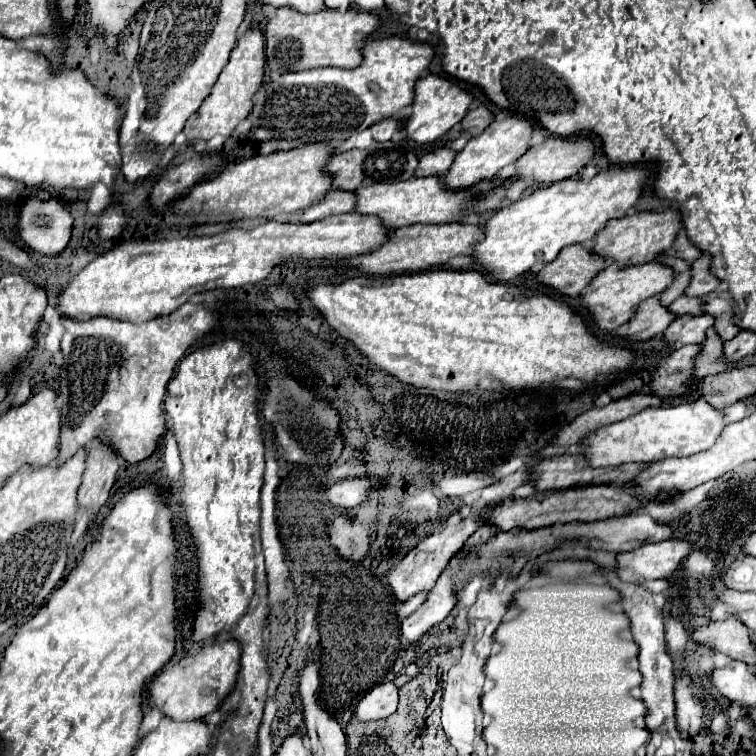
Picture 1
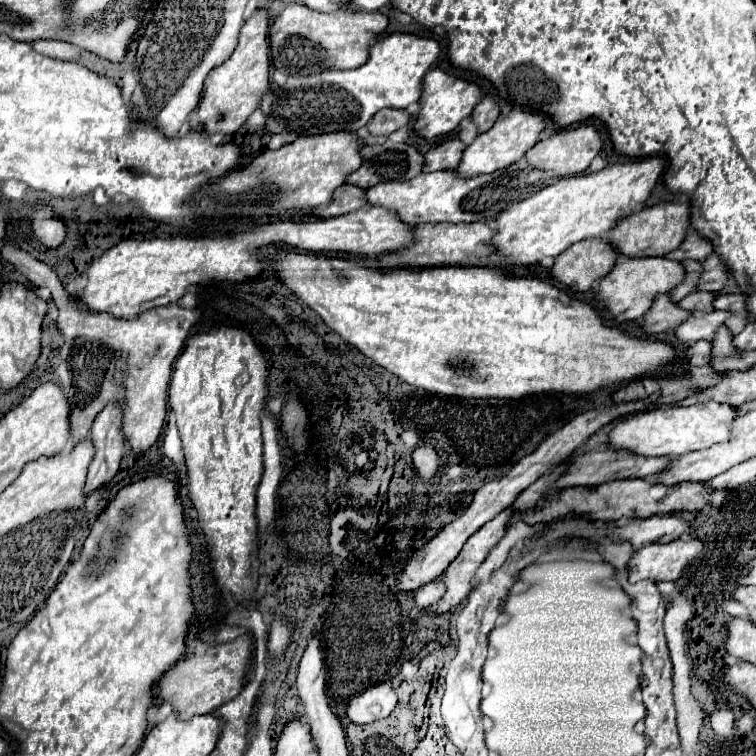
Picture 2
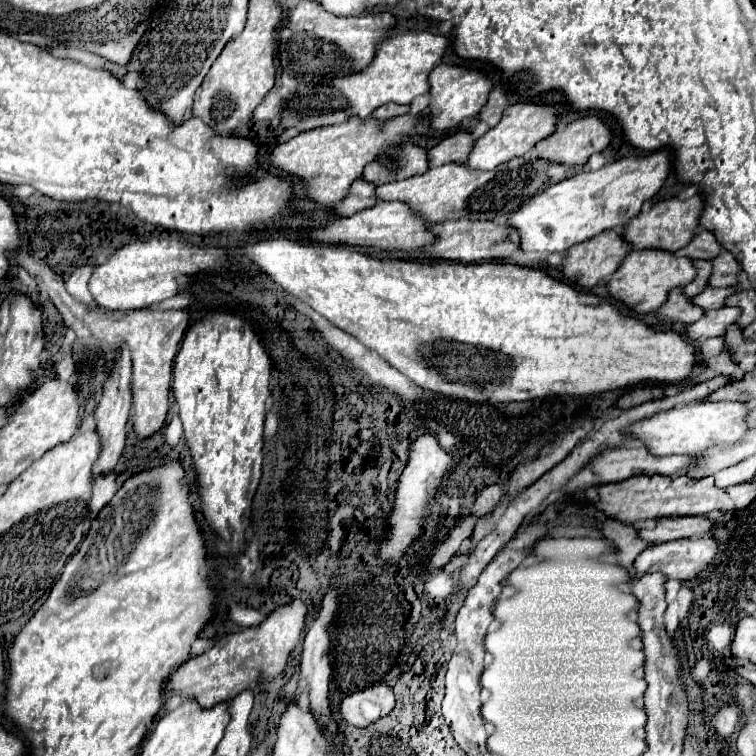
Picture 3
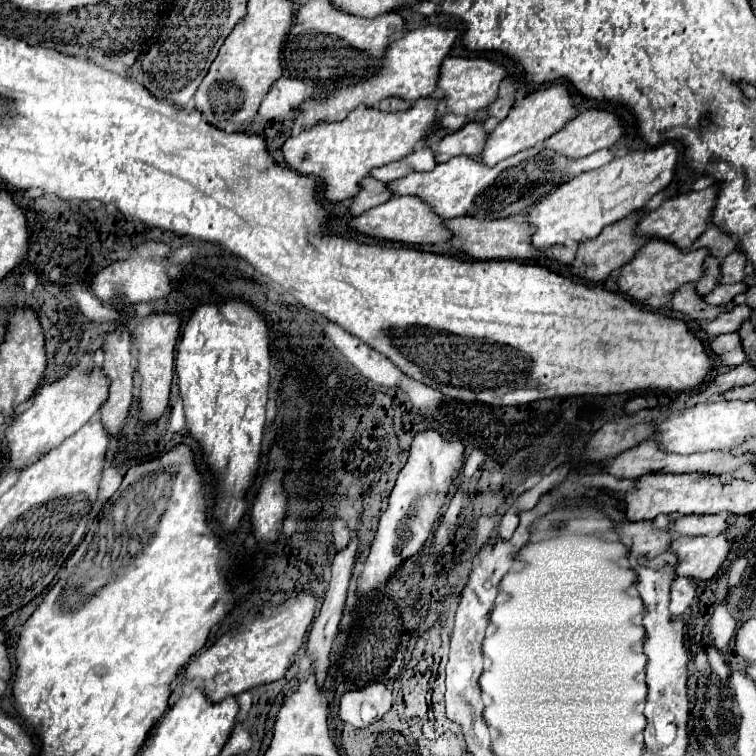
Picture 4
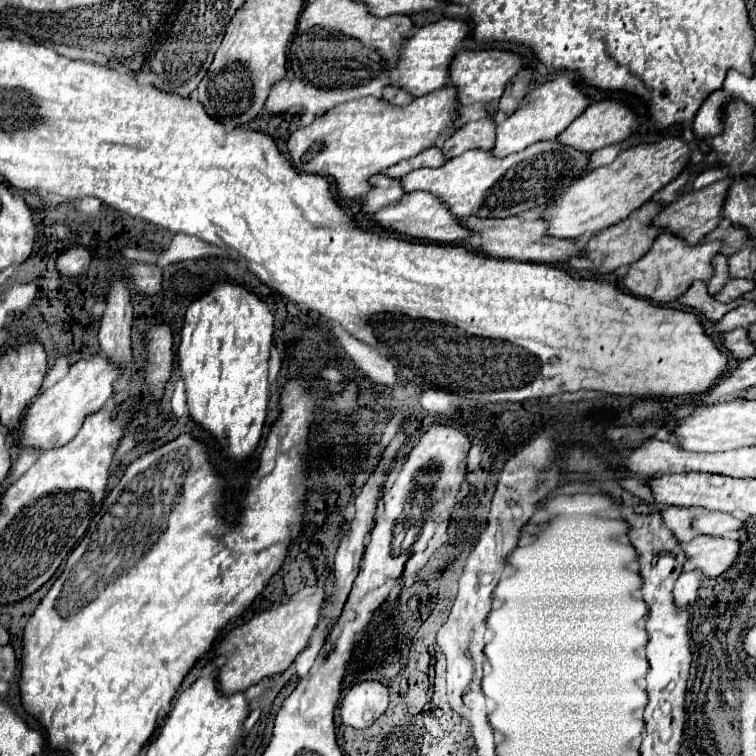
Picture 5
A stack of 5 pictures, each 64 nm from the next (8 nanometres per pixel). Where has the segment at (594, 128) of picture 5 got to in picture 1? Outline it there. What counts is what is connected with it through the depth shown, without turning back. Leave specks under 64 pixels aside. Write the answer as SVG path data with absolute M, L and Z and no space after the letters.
M548 138L540 146L528 148L528 152L516 162L516 174L512 180L526 180L530 178L532 182L538 184L552 184L560 182L564 178L572 178L578 174L594 156L594 144L592 140L582 140L582 138Z

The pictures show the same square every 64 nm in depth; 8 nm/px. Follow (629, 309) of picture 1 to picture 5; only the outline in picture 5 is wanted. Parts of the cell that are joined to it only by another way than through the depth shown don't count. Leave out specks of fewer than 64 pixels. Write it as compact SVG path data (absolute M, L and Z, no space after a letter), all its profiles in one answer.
M662 232L656 236L650 250L640 260L630 264L628 272L624 274L624 286L628 288L630 294L634 294L638 298L646 298L654 304L668 304L668 302L676 300L680 296L680 292L686 292L694 280L706 282L712 276L710 262L718 254L720 246L722 246L722 242L718 242L718 240L690 246L682 238Z

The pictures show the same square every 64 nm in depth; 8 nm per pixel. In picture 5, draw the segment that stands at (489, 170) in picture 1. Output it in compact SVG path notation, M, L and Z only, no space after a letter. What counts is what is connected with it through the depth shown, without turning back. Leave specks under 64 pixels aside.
M556 76L554 80L536 86L532 92L526 94L526 100L520 102L520 106L496 128L496 144L490 150L492 156L504 158L512 152L520 152L528 148L530 144L542 142L542 140L552 140L572 124L586 108L588 108L588 98L576 88L576 84L568 76Z

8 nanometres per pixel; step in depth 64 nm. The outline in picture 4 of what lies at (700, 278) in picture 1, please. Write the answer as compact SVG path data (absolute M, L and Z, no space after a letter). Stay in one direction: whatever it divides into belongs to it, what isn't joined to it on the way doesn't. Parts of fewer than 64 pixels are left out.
M734 250L732 254L728 254L724 260L720 260L720 280L718 280L718 284L742 282L744 266L746 266L746 260L740 252Z

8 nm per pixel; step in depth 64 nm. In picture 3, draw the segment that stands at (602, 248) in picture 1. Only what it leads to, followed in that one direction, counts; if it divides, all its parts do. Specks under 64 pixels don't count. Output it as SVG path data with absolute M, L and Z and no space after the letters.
M696 194L688 200L678 200L678 198L660 200L648 212L640 212L628 224L624 224L620 234L632 246L632 250L656 248L656 250L676 252L676 250L684 248L692 240L694 232L700 228L698 218L702 214L702 208L704 208L704 200L700 198L700 194Z

